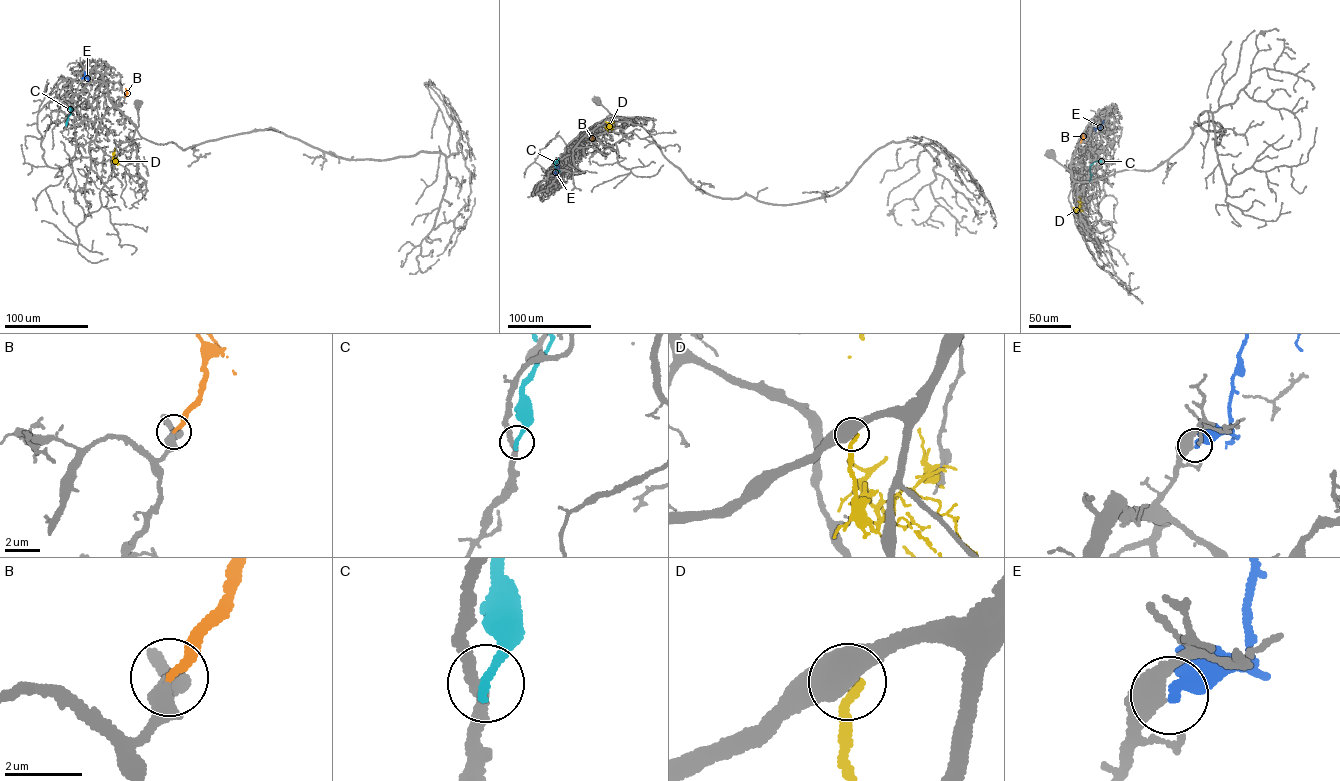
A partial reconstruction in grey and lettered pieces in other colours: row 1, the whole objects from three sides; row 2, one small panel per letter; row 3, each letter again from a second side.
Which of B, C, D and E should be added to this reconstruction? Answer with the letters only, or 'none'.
B

